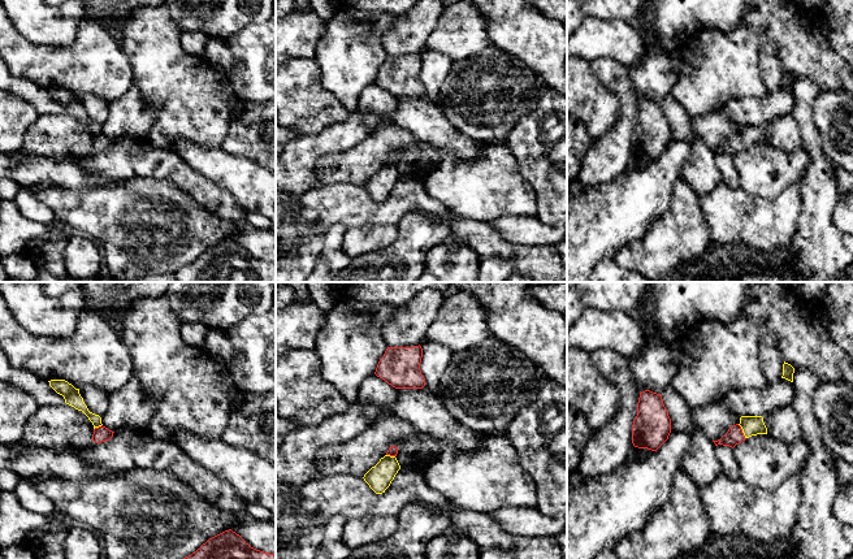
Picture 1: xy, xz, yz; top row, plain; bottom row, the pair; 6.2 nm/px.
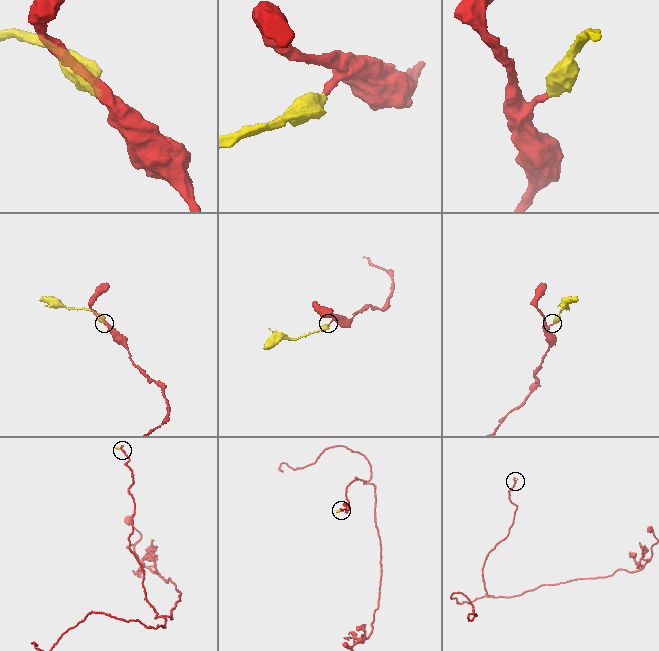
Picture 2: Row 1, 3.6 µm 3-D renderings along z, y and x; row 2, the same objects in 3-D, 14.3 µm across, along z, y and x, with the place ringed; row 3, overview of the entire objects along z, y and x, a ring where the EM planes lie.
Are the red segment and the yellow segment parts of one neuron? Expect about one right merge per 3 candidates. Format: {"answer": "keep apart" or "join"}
{"answer": "join"}

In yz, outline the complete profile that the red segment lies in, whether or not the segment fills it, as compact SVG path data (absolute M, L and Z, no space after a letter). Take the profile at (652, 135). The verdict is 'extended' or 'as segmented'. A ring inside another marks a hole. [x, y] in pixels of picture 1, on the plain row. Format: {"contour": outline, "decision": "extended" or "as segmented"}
{"contour": "M640 101L637 125L632 134L632 152L638 157L657 160L671 142L671 127L661 103Z", "decision": "as segmented"}

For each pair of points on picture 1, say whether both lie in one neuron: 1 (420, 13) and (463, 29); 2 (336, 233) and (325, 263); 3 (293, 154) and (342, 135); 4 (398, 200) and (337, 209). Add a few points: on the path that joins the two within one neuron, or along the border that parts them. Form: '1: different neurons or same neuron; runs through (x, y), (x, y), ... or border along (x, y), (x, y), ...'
1: different neurons; border along (441, 13), (424, 47)
2: same neuron; runs through (333, 241), (333, 255)
3: same neuron; runs through (304, 150), (330, 141)
4: same neuron; runs through (382, 209), (353, 209)

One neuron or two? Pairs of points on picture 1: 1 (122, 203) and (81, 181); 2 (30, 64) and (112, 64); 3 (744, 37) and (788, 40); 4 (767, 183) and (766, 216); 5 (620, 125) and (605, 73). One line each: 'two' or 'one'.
1: two
2: one
3: two
4: two
5: one

